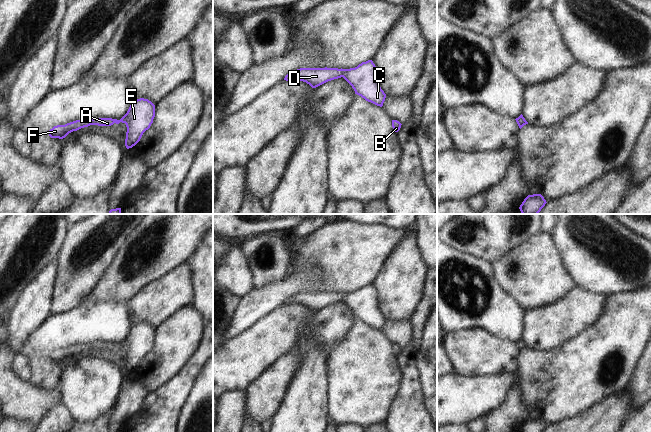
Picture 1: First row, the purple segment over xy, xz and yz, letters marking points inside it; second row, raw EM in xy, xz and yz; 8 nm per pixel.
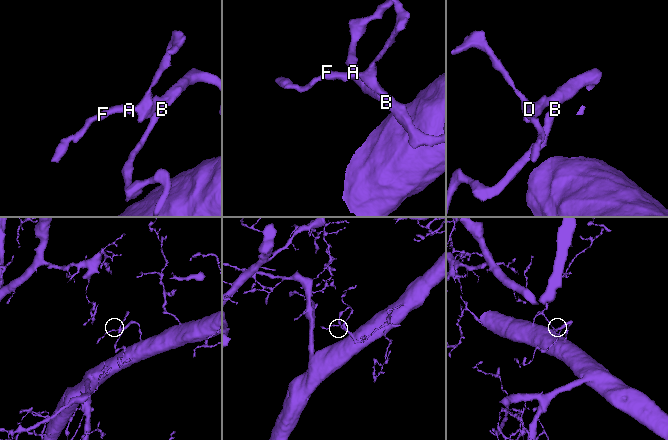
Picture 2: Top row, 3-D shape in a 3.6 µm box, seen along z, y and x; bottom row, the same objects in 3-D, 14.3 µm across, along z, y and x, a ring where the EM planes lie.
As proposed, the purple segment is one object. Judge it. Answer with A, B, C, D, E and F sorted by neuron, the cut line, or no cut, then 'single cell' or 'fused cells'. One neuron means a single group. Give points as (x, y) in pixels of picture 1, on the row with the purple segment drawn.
A B C D E F; no cut; single cell

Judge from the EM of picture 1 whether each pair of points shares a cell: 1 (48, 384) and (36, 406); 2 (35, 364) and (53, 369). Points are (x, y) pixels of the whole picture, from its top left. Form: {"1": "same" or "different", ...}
{"1": "different", "2": "same"}

